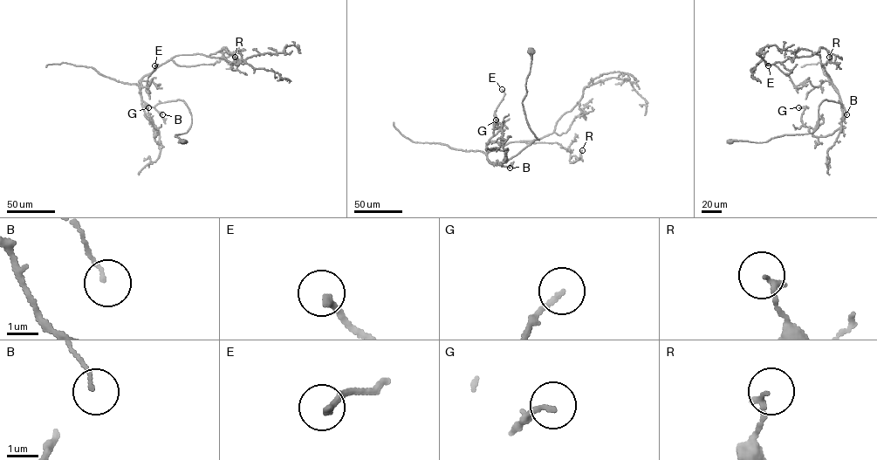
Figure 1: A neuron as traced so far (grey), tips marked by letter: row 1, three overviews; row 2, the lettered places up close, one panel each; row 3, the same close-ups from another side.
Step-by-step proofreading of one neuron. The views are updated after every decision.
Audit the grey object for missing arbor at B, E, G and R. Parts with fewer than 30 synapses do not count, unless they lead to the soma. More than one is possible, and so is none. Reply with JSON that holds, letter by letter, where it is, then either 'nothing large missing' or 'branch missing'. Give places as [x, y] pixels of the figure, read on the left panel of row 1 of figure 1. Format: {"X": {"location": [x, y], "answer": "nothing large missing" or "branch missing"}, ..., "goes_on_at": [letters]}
{"B": {"location": [162, 114], "answer": "nothing large missing"}, "E": {"location": [154, 65], "answer": "nothing large missing"}, "G": {"location": [148, 107], "answer": "nothing large missing"}, "R": {"location": [235, 57], "answer": "nothing large missing"}, "goes_on_at": []}

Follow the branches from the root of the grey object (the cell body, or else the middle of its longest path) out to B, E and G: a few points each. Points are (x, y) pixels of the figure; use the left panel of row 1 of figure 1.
B: (183, 141), (174, 136), (190, 127), (186, 104), (179, 99), (160, 102), (154, 106), (162, 114)
E: (183, 141), (174, 136), (190, 127), (184, 101), (141, 99), (139, 81), (153, 78), (148, 87), (154, 65)
G: (183, 141), (174, 136), (191, 122), (183, 100), (153, 106), (142, 102), (155, 137), (148, 107)

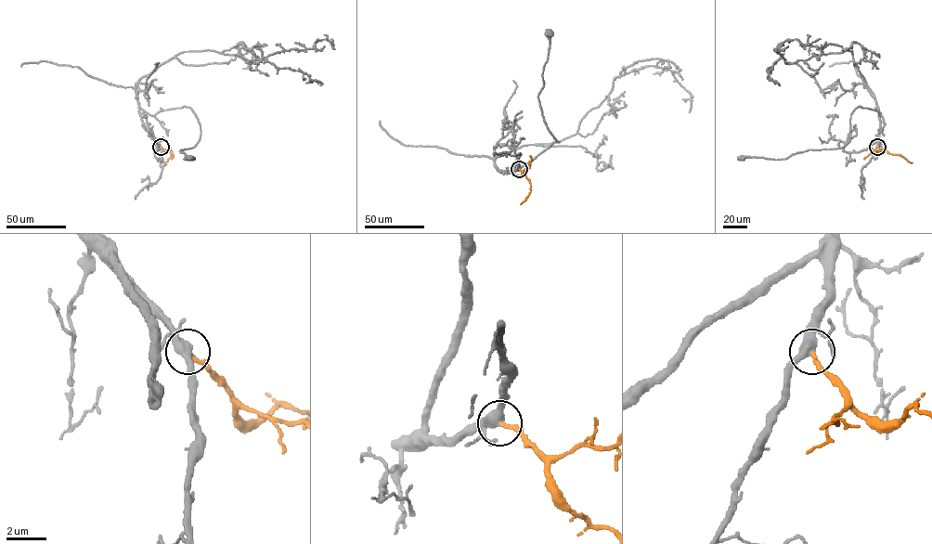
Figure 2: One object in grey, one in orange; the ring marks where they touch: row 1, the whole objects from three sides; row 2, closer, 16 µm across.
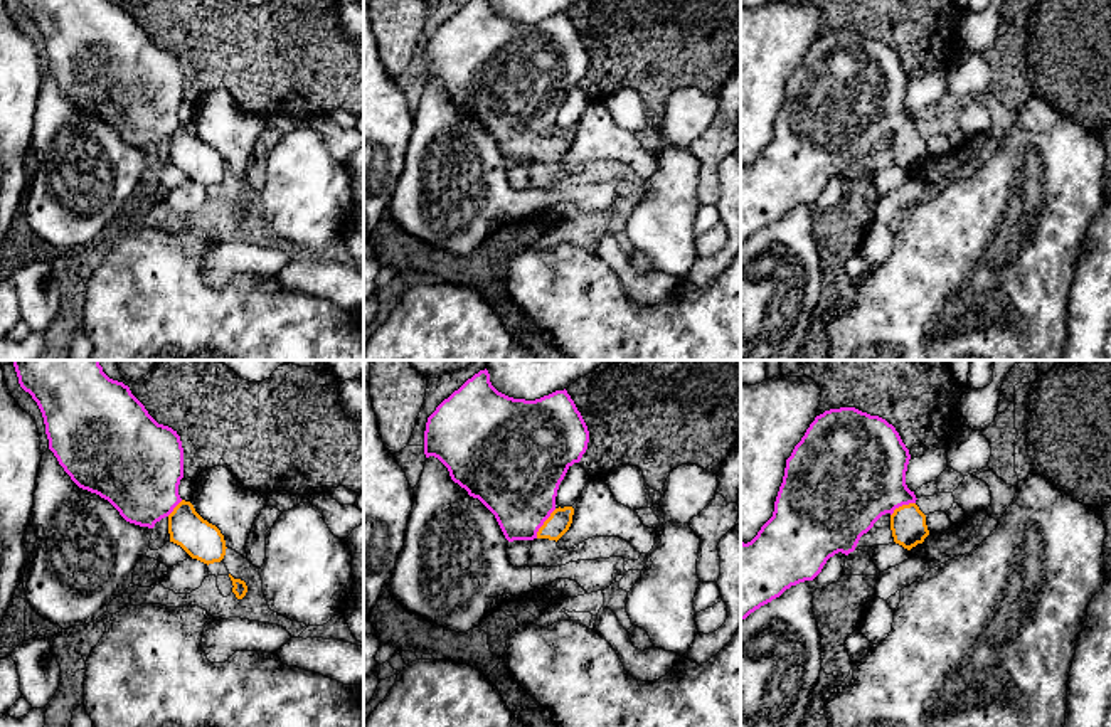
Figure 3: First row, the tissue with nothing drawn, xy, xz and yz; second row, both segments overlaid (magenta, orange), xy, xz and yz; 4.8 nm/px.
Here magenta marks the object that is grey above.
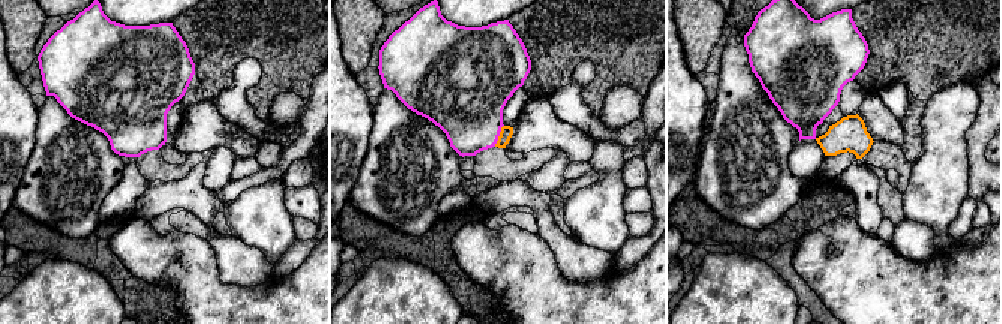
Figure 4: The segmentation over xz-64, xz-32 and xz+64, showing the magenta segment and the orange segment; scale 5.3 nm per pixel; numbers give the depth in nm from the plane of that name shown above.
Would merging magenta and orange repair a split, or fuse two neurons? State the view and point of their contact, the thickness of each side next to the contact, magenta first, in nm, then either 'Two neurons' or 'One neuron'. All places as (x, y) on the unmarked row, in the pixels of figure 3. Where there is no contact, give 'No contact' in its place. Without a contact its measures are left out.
Touches magenta at xz (542, 147). Thickness 400 nm (magenta) against 110 nm. One neuron

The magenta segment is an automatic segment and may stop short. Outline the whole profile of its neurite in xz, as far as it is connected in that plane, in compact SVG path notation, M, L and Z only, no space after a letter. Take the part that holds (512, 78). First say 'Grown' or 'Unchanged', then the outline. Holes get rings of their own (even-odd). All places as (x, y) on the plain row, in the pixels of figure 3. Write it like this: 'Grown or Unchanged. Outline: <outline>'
Grown. Outline: M490 0L468 2L436 30L424 54L426 81L438 81L451 103L495 138L508 165L557 165L569 153L574 131L557 131L556 119L587 66L587 49L566 12L535 24L513 22L498 15Z

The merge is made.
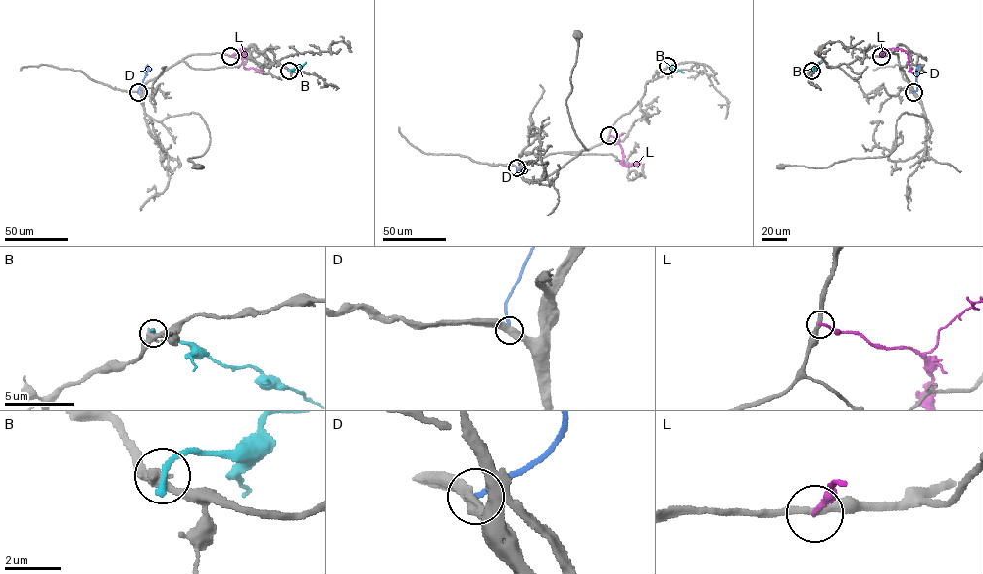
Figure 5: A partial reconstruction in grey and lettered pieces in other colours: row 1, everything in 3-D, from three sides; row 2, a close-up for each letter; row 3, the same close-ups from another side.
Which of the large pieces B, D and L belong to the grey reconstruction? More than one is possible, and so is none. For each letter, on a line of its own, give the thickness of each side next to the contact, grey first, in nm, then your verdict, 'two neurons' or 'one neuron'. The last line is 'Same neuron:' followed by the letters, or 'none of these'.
B: 400/260 nm | two neurons
D: 400/180 nm | two neurons
L: 280/170 nm | two neurons
Same neuron: none of these

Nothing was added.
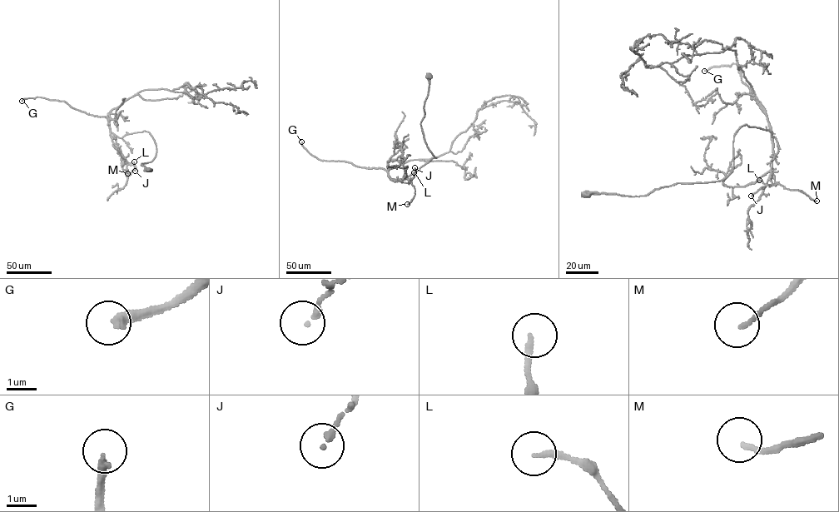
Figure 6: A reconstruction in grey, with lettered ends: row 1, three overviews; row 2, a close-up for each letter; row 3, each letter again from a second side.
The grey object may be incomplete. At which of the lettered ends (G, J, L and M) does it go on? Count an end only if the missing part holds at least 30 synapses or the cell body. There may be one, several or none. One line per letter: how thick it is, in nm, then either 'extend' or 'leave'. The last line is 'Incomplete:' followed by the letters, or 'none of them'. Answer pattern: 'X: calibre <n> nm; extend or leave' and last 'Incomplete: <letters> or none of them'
G: calibre 280 nm; extend
J: calibre 190 nm; leave
L: calibre 200 nm; leave
M: calibre 150 nm; leave
Incomplete: G

